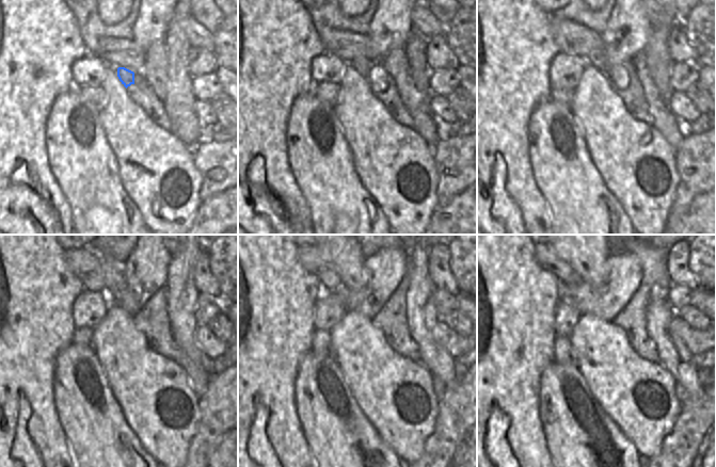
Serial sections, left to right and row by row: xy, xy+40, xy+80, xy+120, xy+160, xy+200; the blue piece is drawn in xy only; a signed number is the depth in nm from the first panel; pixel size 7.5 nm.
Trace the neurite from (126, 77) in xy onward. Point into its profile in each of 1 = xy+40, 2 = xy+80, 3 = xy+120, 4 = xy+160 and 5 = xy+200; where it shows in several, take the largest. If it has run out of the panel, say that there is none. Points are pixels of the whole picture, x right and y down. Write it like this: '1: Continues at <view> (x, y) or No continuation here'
1: Continues at xy+40 (363, 65)
2: Continues at xy+80 (597, 58)
3: Continues at xy+120 (112, 270)
4: Continues at xy+160 (346, 256)
5: Continues at xy+200 (588, 256)

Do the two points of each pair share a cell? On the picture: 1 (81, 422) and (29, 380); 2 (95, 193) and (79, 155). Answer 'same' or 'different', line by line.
1: different
2: same

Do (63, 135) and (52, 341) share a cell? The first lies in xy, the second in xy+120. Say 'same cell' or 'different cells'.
different cells

